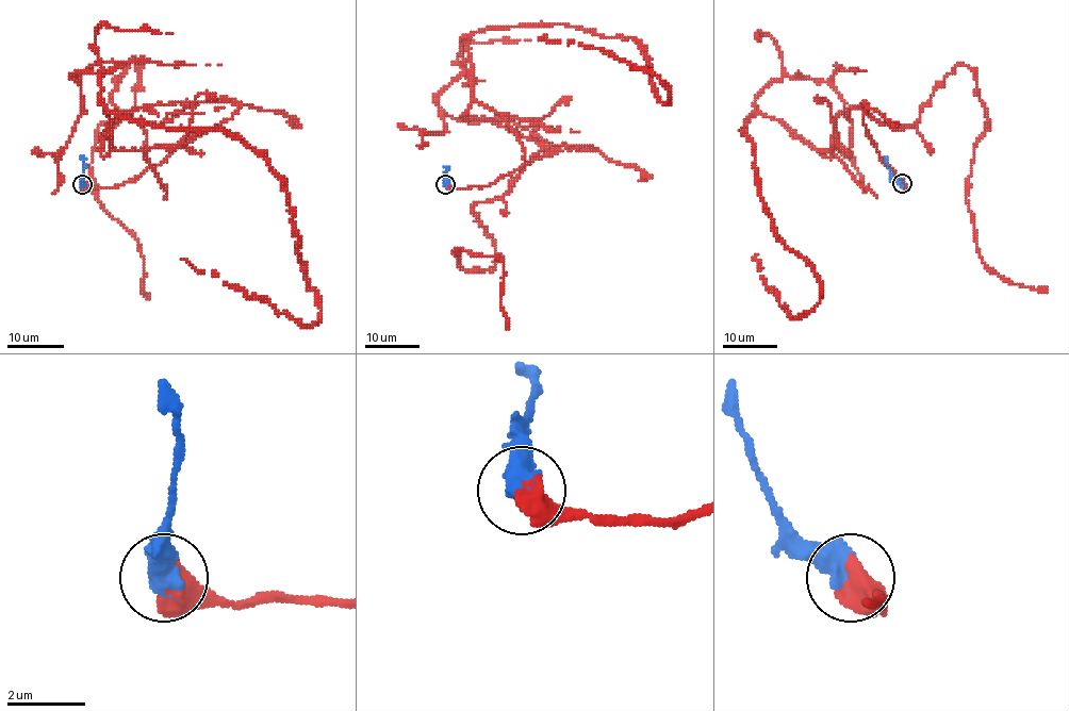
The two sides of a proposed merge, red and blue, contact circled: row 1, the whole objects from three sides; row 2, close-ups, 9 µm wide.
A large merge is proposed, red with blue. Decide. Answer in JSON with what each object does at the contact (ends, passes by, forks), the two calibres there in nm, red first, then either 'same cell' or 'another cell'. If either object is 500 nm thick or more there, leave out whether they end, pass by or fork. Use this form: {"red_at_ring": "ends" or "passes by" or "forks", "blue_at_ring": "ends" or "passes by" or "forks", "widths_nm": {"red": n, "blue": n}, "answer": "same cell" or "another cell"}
{"widths_nm": {"red": 700, "blue": 650}, "answer": "same cell"}

